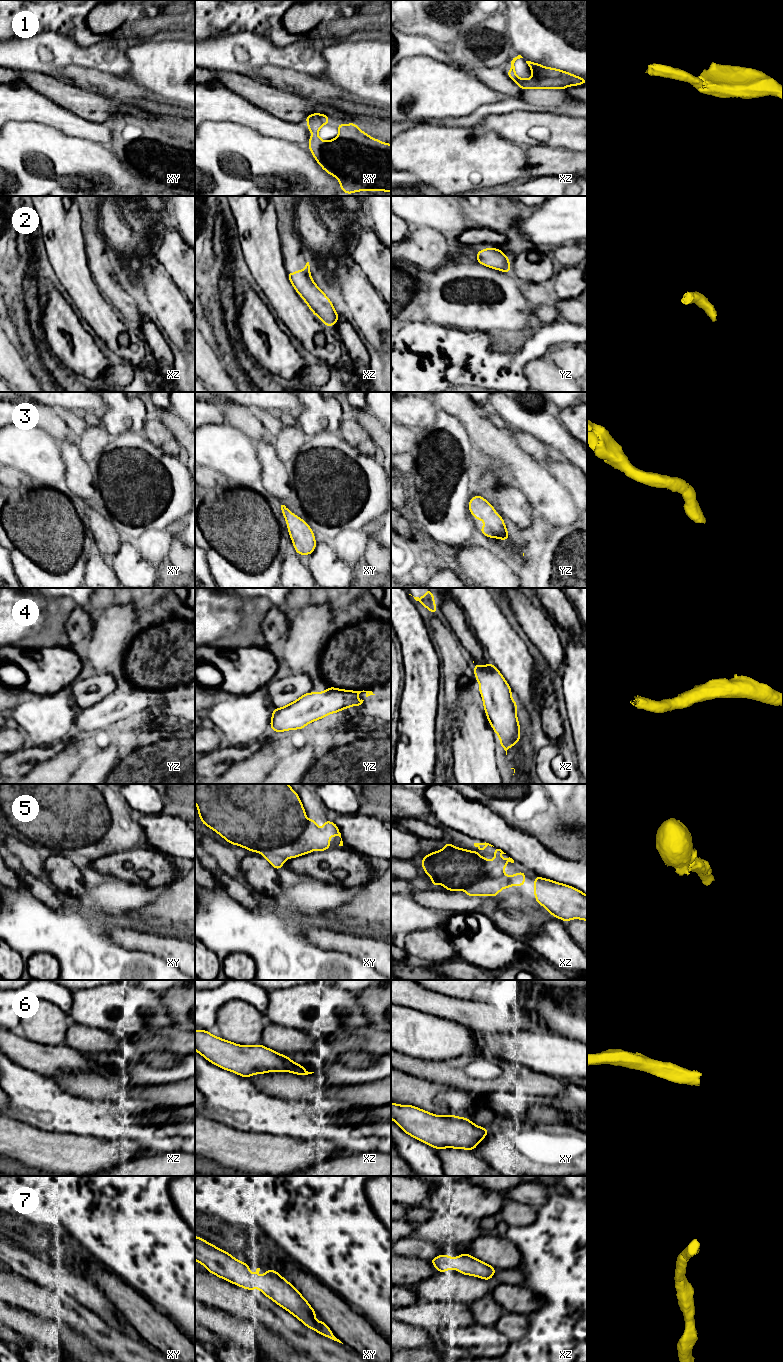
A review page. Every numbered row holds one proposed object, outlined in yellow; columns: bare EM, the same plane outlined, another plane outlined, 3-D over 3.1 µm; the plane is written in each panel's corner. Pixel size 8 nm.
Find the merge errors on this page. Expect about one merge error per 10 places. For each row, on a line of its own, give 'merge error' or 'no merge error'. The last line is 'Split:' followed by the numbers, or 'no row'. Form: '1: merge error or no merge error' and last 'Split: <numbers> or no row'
1: no merge error
2: no merge error
3: no merge error
4: no merge error
5: no merge error
6: no merge error
7: no merge error
Split: no row

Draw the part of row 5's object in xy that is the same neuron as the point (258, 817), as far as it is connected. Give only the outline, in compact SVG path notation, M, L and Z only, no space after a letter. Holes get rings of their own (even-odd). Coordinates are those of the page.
M195 784L195 803L197 805L197 810L201 819L201 822L206 826L210 827L216 833L221 835L228 843L241 846L248 849L251 852L259 852L265 859L267 859L270 864L279 870L287 858L296 858L304 854L324 851L330 848L330 836L339 836L341 838L341 833L339 828L334 822L328 820L324 821L324 828L320 829L315 821L315 819L307 819L305 814L305 809L301 803L300 797L288 784ZM341 838L339 846L343 846L343 841Z

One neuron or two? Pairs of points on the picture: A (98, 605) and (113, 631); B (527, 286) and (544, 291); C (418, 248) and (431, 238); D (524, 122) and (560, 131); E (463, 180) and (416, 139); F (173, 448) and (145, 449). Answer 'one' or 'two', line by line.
A: two
B: one
C: one
D: one
E: one
F: two

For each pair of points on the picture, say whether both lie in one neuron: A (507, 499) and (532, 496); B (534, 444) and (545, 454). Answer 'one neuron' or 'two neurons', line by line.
A: two neurons
B: one neuron

